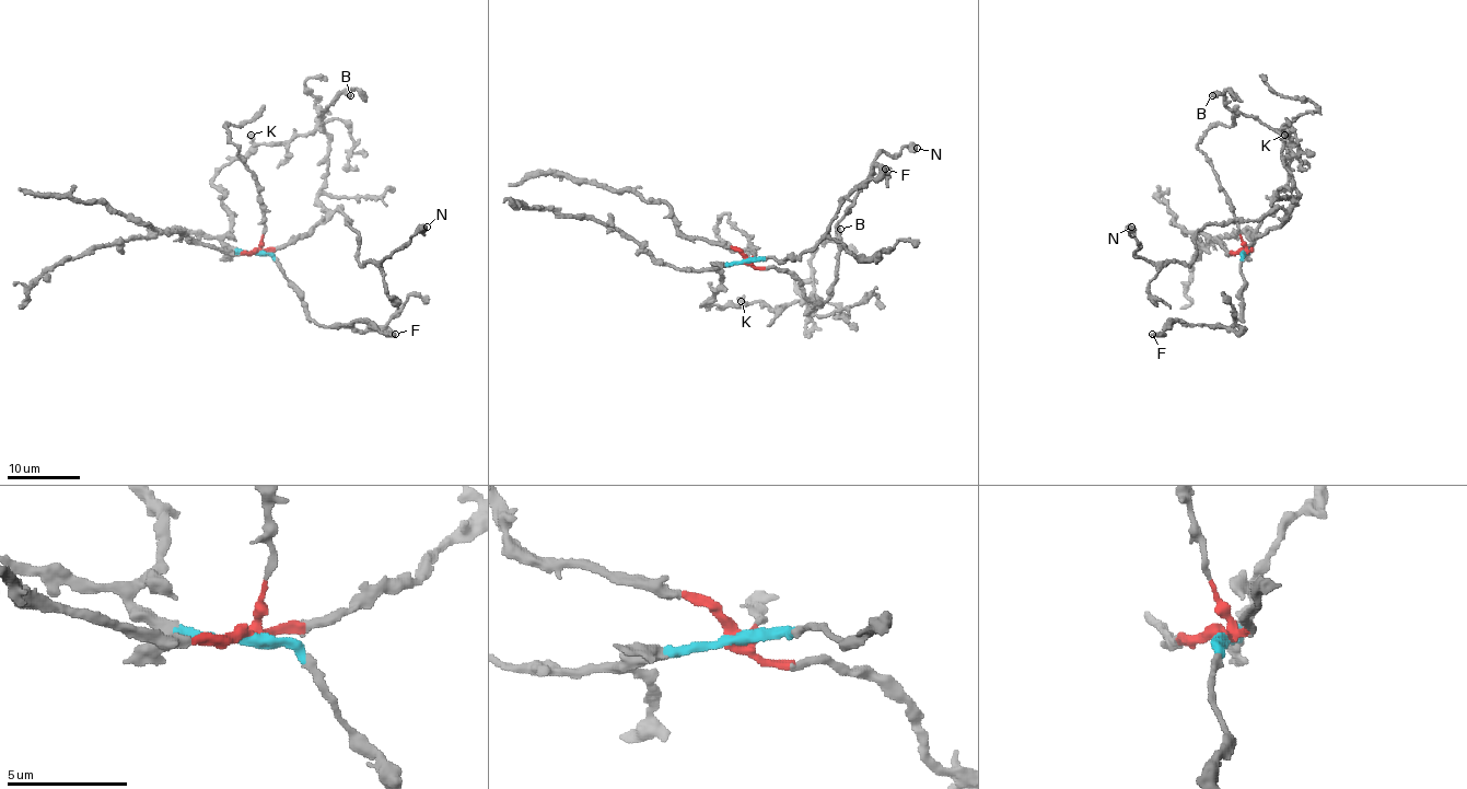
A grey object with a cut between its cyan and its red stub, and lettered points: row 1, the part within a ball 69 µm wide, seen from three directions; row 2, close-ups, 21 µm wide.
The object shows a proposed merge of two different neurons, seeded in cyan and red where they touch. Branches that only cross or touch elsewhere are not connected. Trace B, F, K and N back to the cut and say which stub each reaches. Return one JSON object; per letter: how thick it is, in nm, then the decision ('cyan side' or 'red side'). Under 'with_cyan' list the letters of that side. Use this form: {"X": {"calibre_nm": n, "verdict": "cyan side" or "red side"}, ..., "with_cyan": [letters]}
{"B": {"calibre_nm": 550, "verdict": "red side"}, "F": {"calibre_nm": 480, "verdict": "cyan side"}, "K": {"calibre_nm": 460, "verdict": "cyan side"}, "N": {"calibre_nm": 380, "verdict": "red side"}, "with_cyan": ["F", "K"]}

